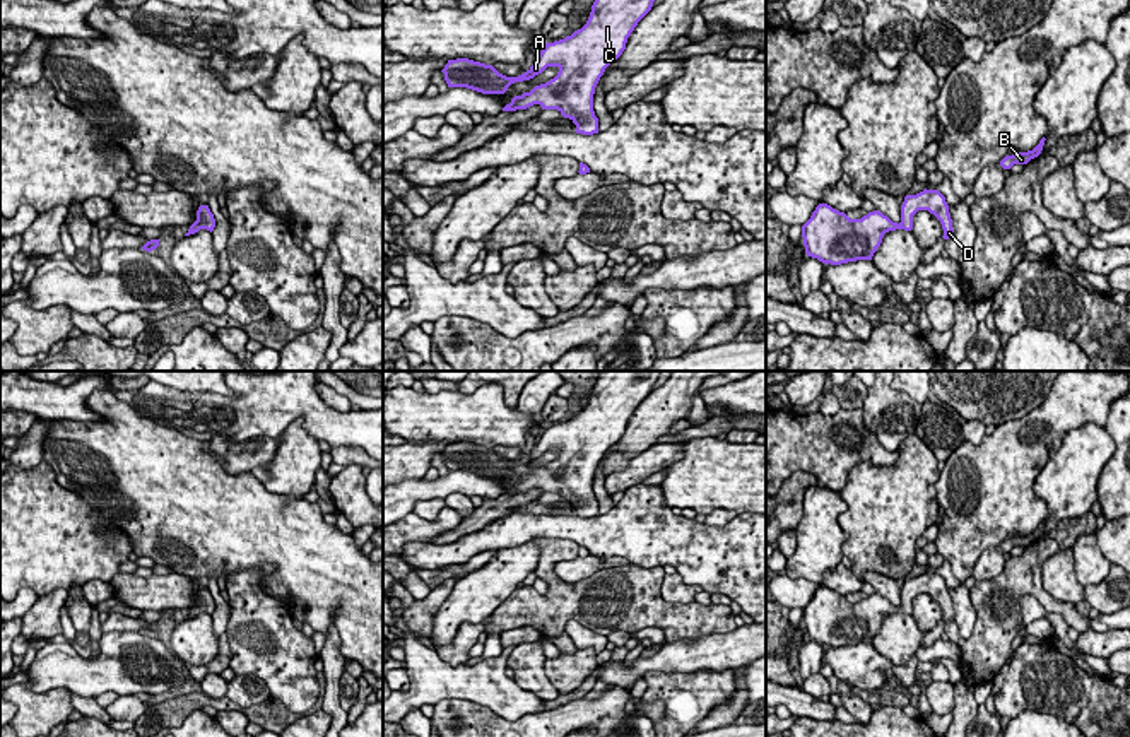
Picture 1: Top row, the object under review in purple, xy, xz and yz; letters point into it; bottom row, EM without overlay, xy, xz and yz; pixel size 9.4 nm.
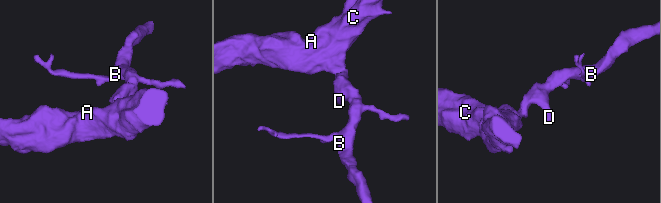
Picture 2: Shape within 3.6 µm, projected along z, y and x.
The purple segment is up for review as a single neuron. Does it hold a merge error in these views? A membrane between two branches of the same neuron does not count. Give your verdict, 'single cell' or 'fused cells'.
single cell

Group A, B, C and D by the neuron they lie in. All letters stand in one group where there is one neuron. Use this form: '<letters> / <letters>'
A B C D

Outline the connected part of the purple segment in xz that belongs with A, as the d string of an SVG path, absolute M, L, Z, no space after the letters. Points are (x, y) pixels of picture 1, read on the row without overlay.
M600 371L586 407L564 422L545 426L533 448L518 460L506 460L492 448L468 441L448 443L441 455L444 457L448 470L467 470L482 477L504 477L511 467L530 463L547 450L557 450L559 455L554 462L535 469L530 475L515 479L503 494L527 492L533 487L540 487L542 492L557 492L564 501L569 501L576 508L576 516L598 516L598 501L593 494L595 470L605 451L626 433L627 421L638 405L651 393L658 374L660 371Z

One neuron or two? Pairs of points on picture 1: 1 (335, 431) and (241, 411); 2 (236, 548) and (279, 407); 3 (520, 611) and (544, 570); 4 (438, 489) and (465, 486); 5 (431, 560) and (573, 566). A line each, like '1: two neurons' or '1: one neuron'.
1: one neuron
2: two neurons
3: one neuron
4: one neuron
5: two neurons

